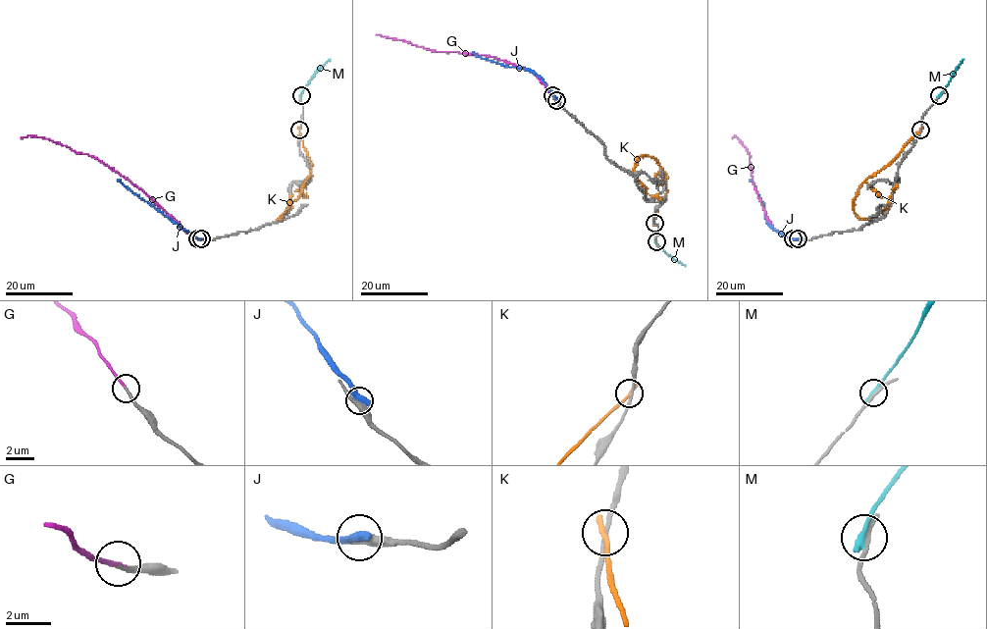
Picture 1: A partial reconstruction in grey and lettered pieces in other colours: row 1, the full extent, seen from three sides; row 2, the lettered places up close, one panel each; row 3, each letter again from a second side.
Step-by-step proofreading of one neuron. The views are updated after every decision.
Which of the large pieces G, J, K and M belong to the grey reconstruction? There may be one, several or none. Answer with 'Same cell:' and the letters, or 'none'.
Same cell: G

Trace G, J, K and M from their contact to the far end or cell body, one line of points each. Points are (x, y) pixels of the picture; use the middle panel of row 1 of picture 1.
G: (551, 96), (535, 74), (503, 60), (456, 51), (432, 51), (376, 34)
J: (557, 100), (546, 84), (532, 71), (482, 59), (472, 51)
K: (655, 223), (666, 193), (665, 173), (653, 157), (643, 155), (637, 162), (635, 176), (647, 193), (660, 200)
M: (655, 242), (685, 266)

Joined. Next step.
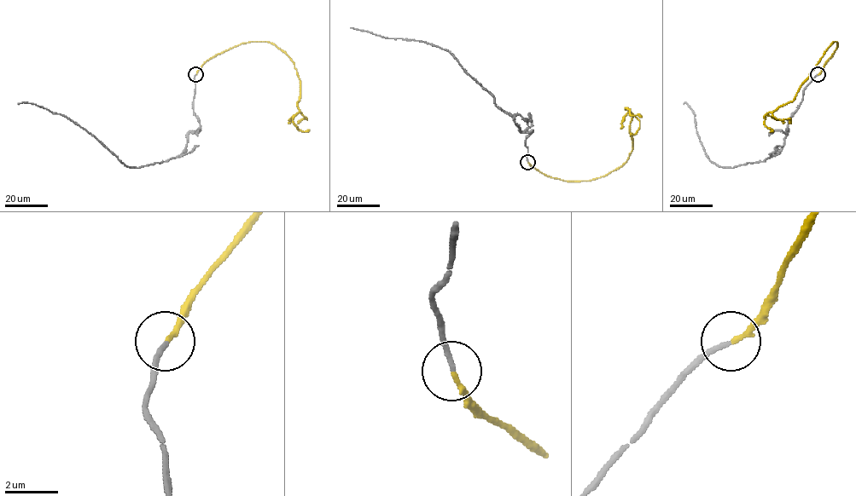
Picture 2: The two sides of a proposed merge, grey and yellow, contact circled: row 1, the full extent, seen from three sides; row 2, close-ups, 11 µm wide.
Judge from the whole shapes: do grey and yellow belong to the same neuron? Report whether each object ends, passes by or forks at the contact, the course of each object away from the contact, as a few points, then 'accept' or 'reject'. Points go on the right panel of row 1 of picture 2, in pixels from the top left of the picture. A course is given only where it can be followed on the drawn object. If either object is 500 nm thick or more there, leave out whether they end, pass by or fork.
grey ends | yellow ends | grey via (818, 74), (789, 118), (781, 149), (763, 161), (733, 167), (716, 164), (699, 140), (694, 113), (684, 104) | yellow via (818, 74), (837, 48), (837, 42), (827, 49), (795, 98), (765, 115), (764, 124), (772, 129) | accept

